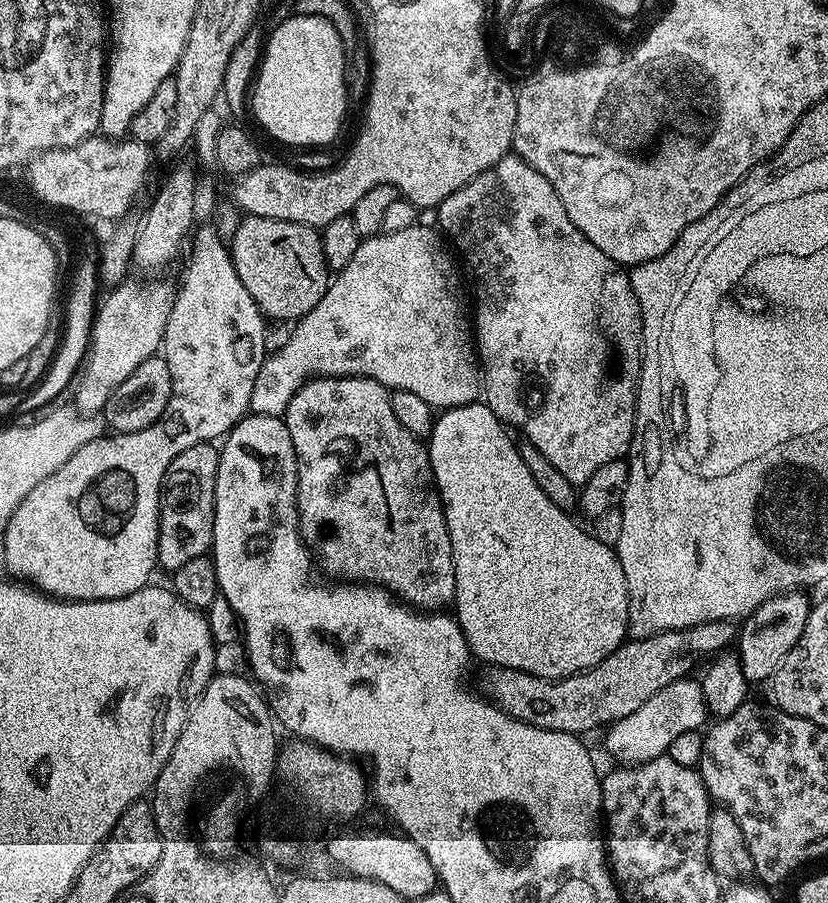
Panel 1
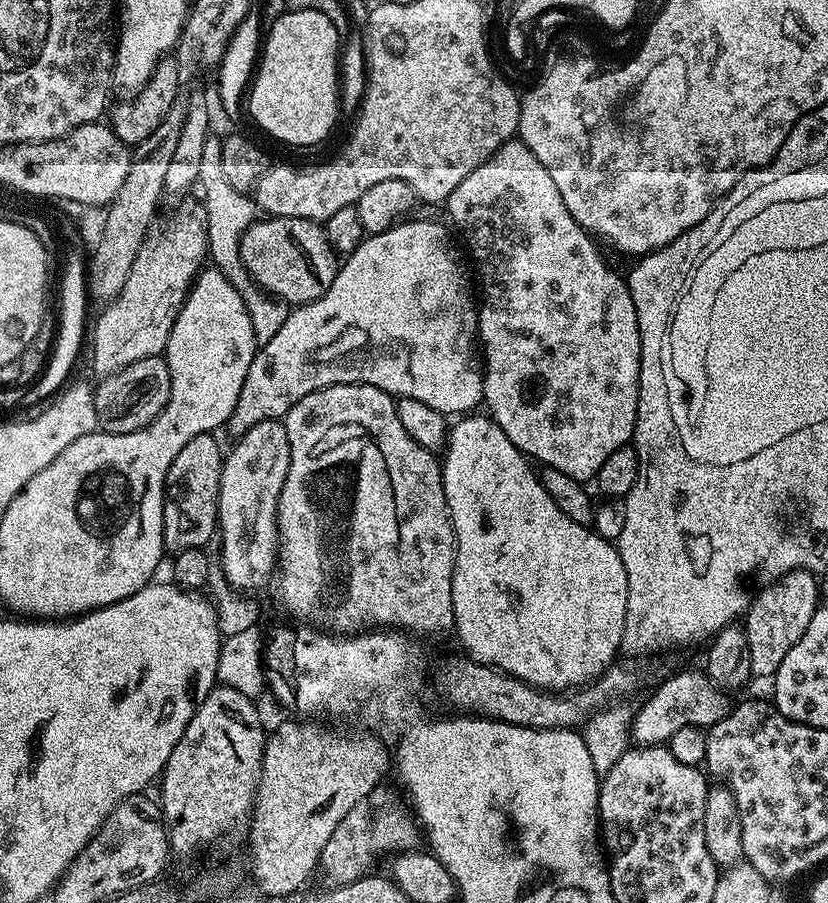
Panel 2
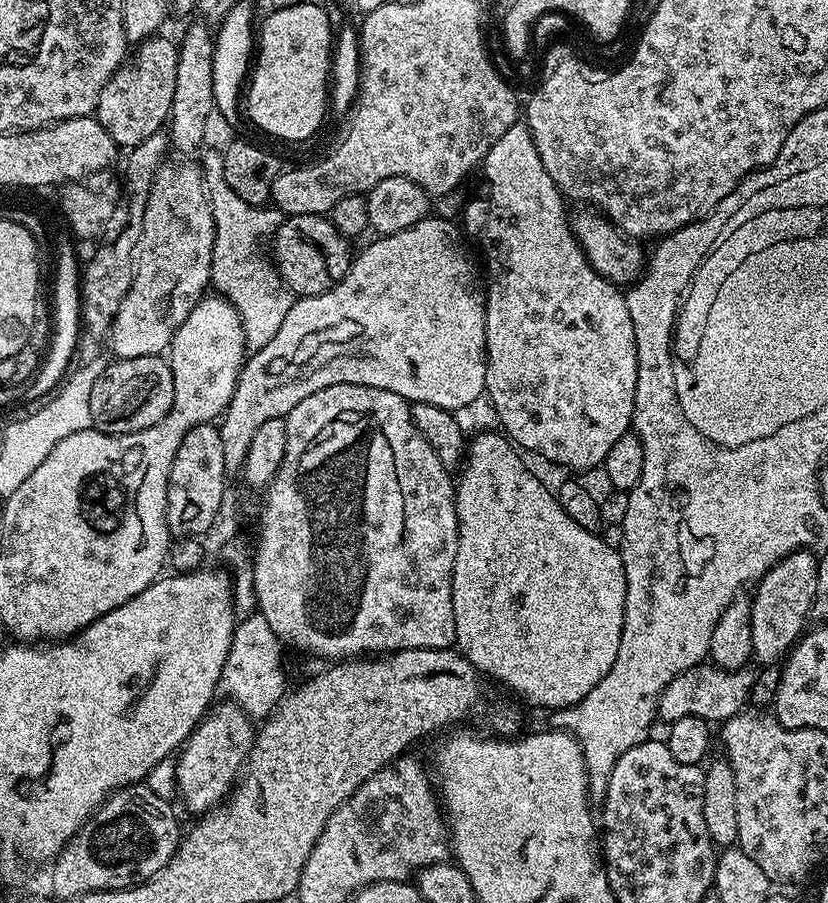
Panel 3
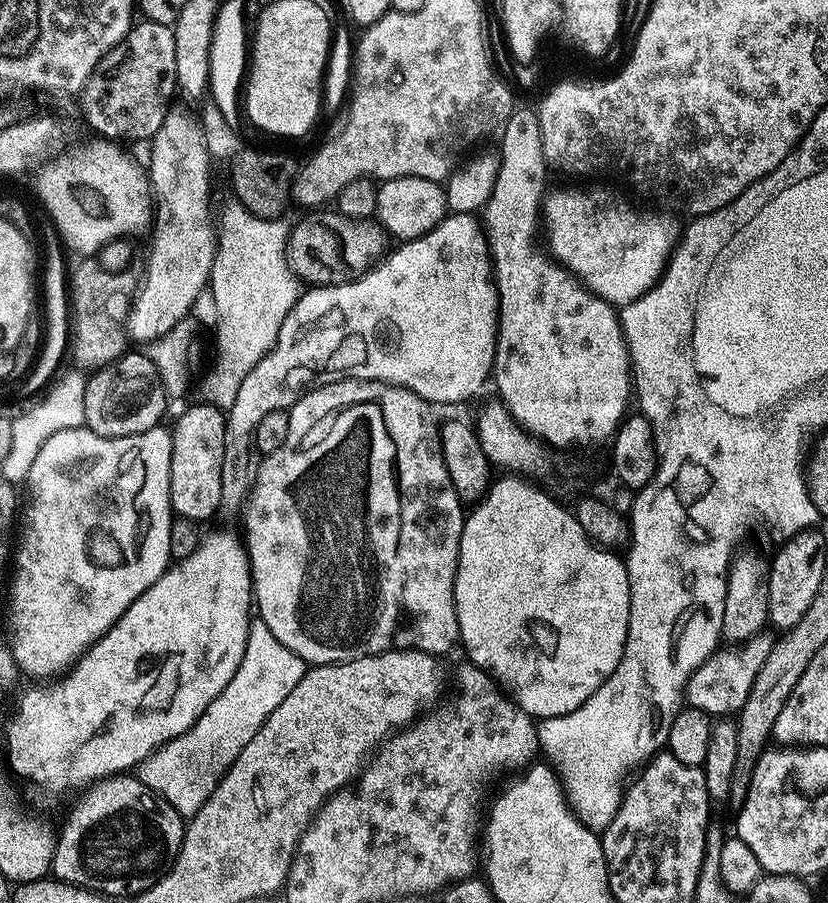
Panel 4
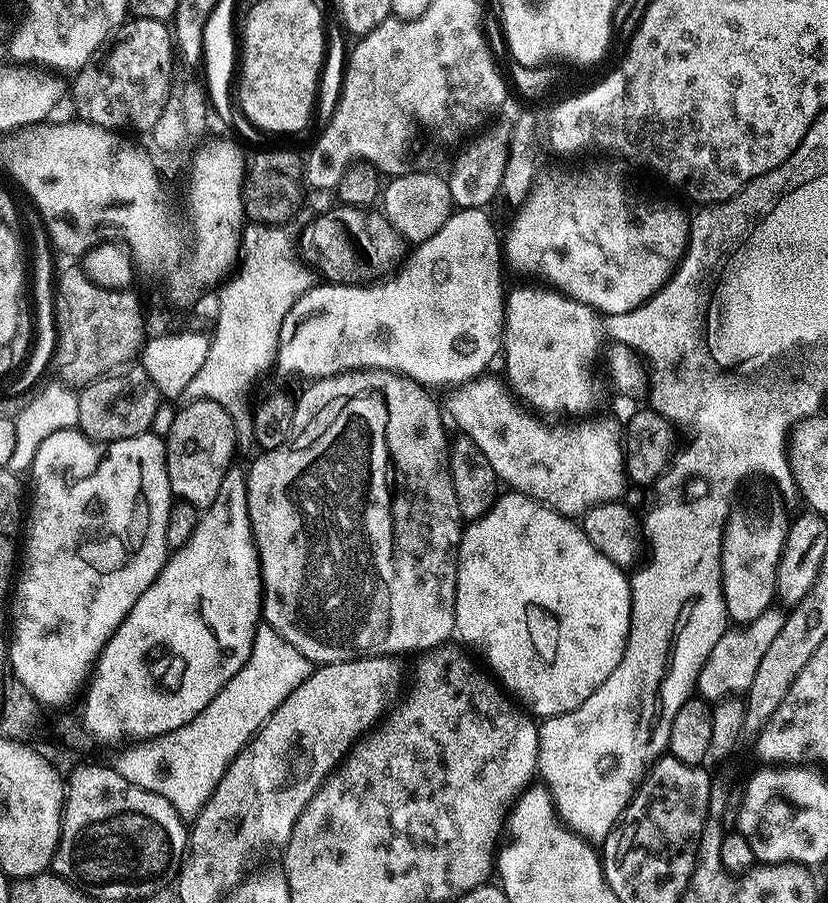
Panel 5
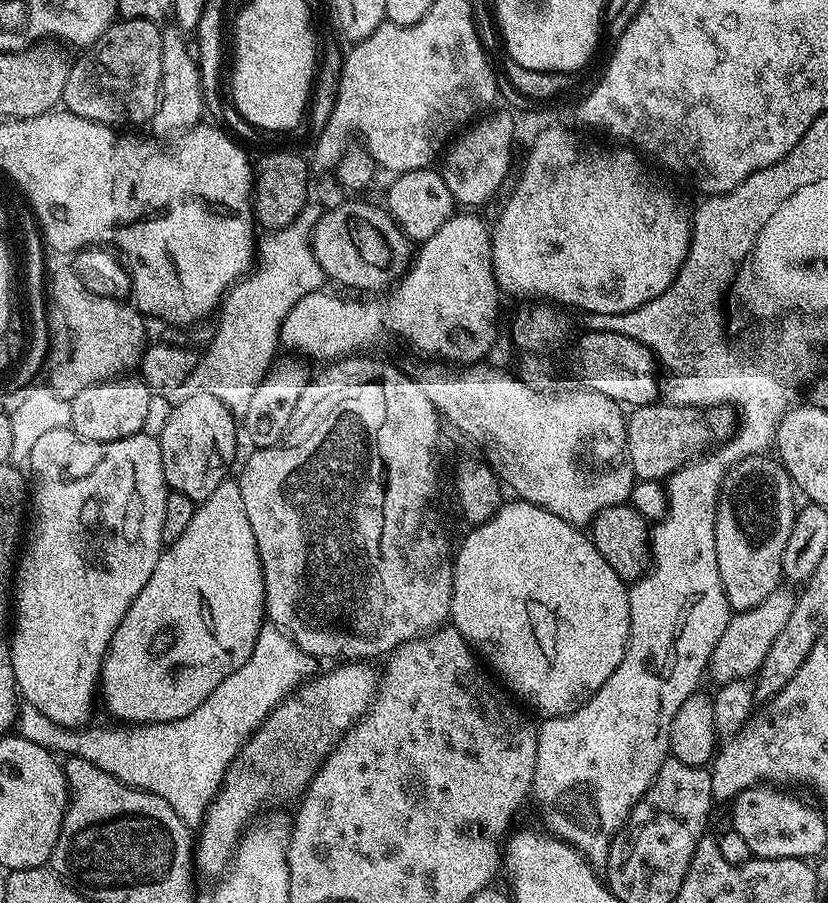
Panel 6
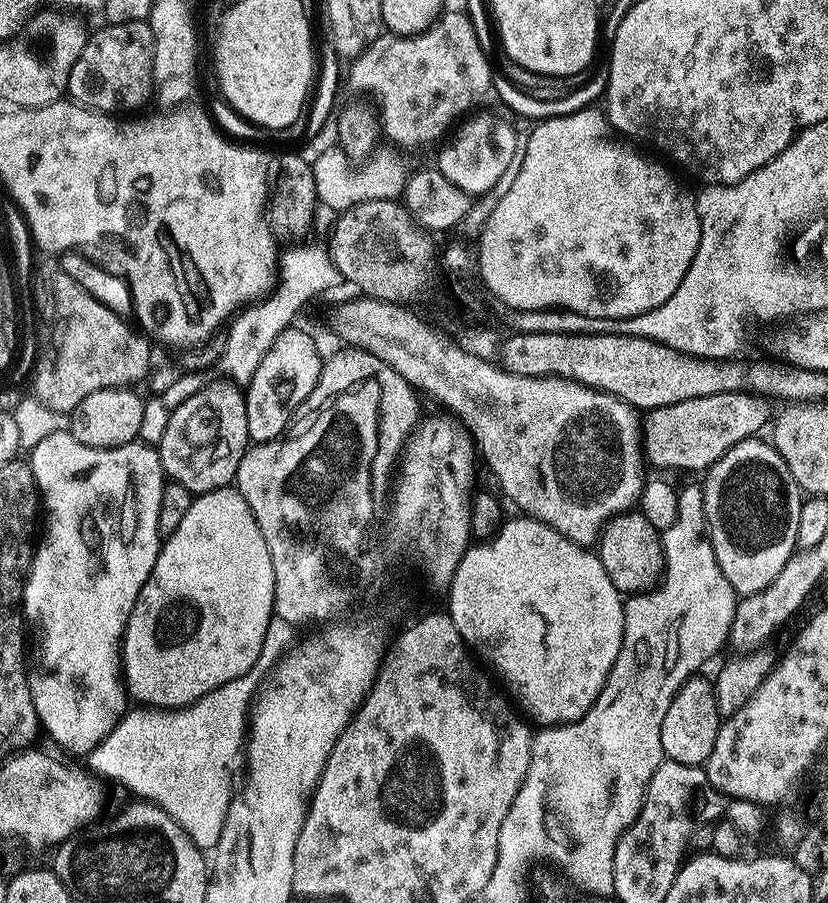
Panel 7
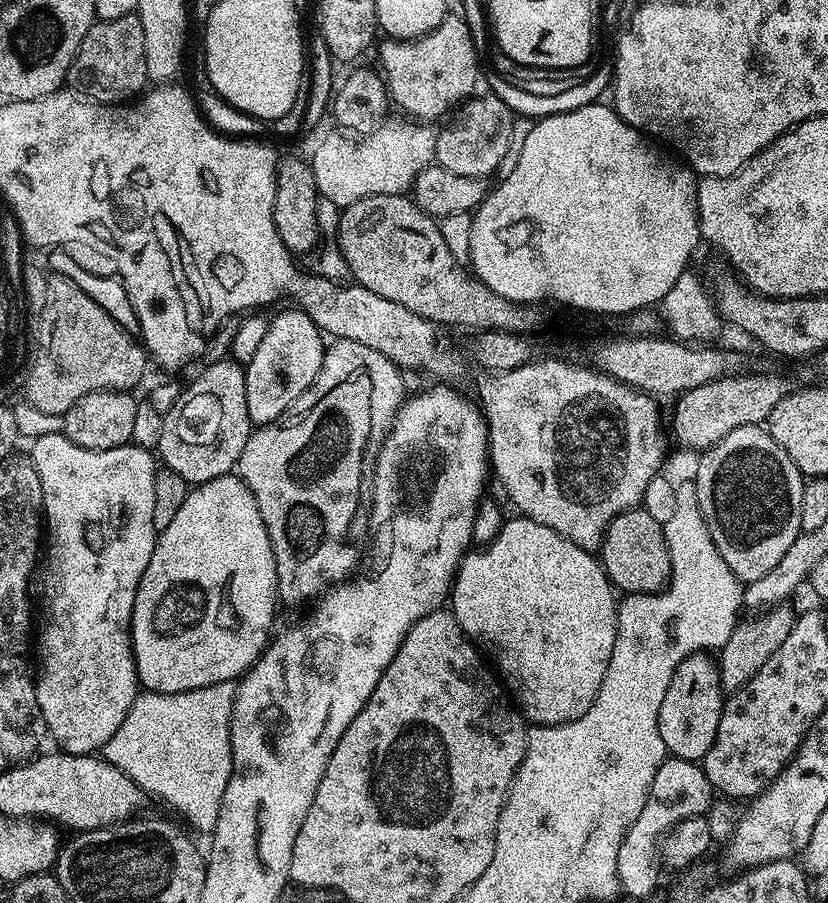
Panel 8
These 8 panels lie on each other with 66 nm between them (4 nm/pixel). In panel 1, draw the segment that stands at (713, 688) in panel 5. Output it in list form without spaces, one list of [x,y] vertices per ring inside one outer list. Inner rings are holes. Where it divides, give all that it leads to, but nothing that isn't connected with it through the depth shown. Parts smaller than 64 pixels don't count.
[[[692,679],[675,680],[670,682],[670,686],[662,686],[662,690],[658,690],[658,694],[650,698],[650,702],[638,706],[634,714],[626,714],[626,718],[617,720],[603,733],[604,748],[616,759],[617,765],[631,766],[650,762],[665,755],[670,742],[674,742],[678,734],[700,732],[705,727],[704,720],[709,719],[708,707],[704,701],[700,680]]]

